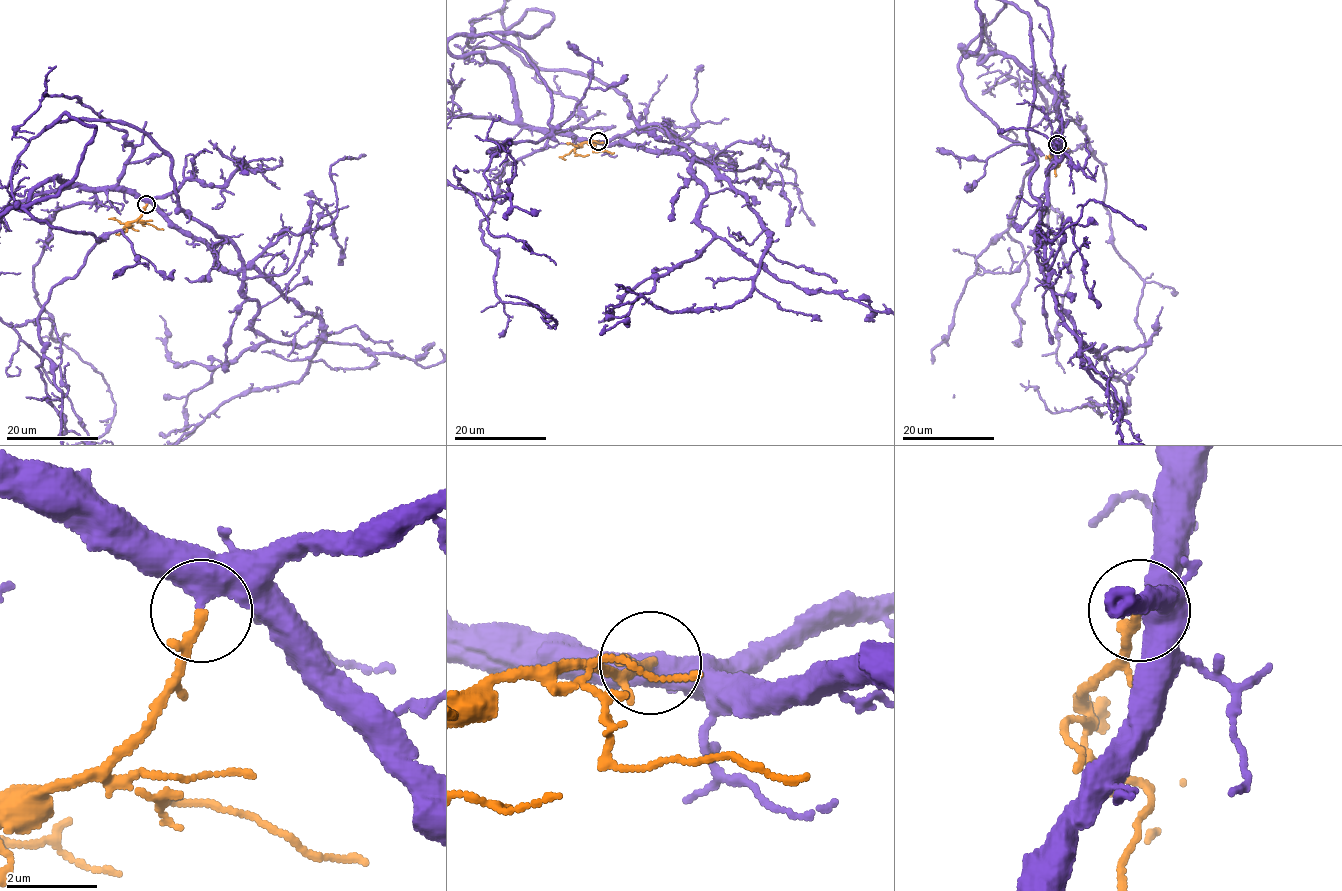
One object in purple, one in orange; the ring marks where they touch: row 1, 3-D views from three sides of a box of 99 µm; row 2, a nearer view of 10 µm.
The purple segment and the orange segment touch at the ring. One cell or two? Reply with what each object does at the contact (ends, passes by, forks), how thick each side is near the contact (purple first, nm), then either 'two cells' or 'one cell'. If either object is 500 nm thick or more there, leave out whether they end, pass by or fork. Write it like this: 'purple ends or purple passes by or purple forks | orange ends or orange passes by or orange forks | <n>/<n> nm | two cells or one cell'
600/190 nm | one cell

